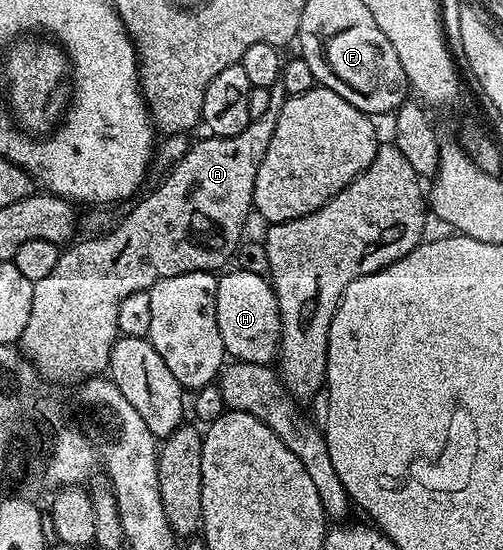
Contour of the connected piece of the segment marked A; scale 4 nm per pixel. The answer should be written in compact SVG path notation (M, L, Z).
M274 85L269 89L269 107L265 107L265 115L252 117L241 135L222 140L207 135L204 141L195 141L188 153L170 166L171 174L148 197L140 196L130 206L132 209L106 232L87 235L83 237L84 241L68 244L60 252L53 271L33 282L29 323L25 323L25 331L17 345L35 366L40 378L78 383L102 374L111 363L111 352L119 333L117 310L125 295L133 295L133 291L150 291L161 279L173 275L185 275L189 271L209 273L224 268L222 265L234 255L243 237L247 220L253 217L257 167L261 167L261 159L265 159L265 151L269 151L269 139L273 139L273 131L277 128L277 115L281 115L281 107L285 107L287 99L285 87Z

